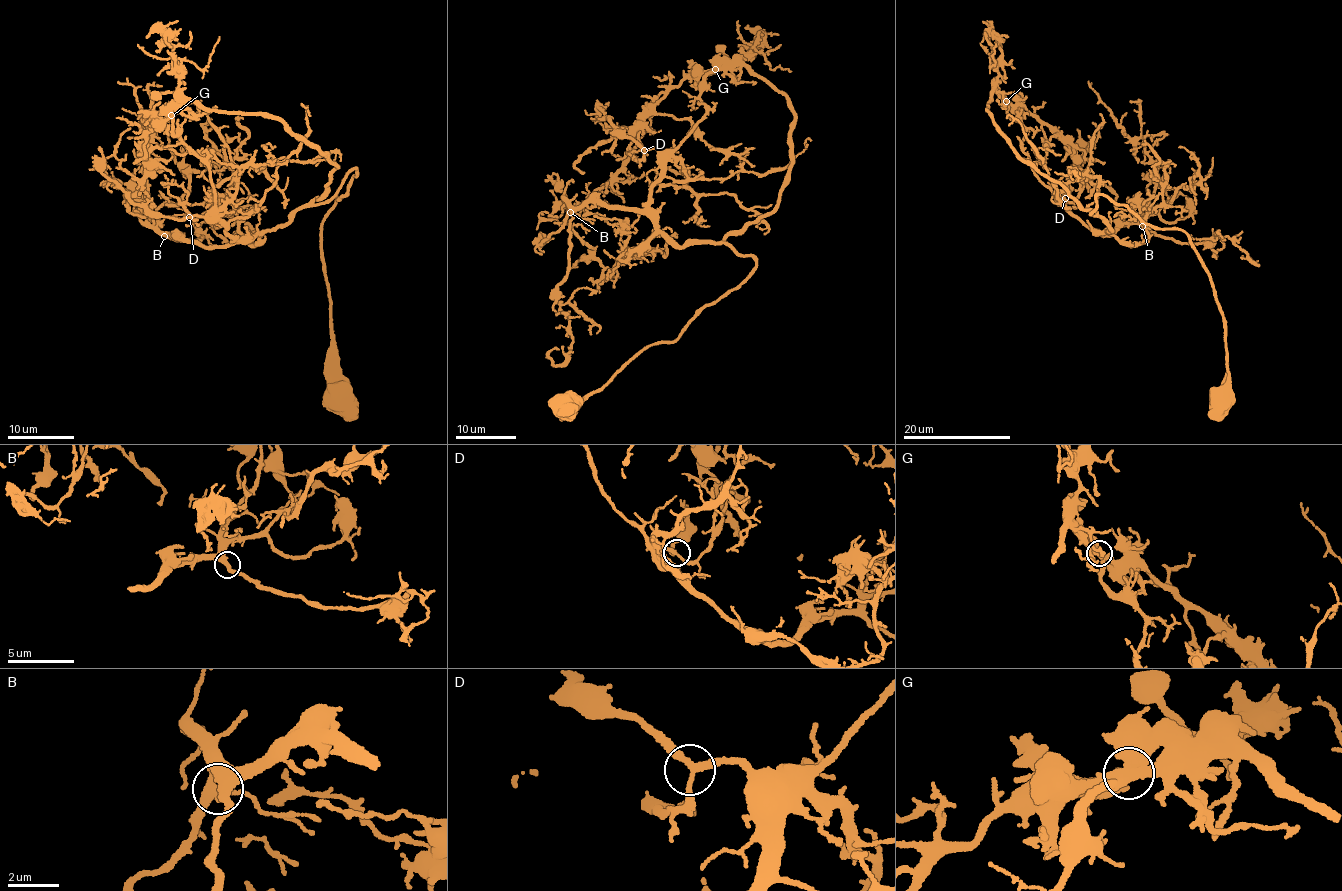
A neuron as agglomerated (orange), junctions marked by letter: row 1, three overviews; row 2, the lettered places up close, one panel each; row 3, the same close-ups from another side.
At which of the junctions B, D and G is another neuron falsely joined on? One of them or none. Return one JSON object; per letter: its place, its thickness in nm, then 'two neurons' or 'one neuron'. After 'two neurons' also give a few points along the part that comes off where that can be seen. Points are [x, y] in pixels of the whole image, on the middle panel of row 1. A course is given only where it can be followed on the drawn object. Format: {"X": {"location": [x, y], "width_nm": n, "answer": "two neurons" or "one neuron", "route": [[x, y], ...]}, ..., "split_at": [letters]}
{"B": {"location": [570, 212], "width_nm": 340, "answer": "one neuron"}, "D": {"location": [644, 150], "width_nm": 240, "answer": "one neuron"}, "G": {"location": [715, 69], "width_nm": 440, "answer": "one neuron"}, "split_at": []}

